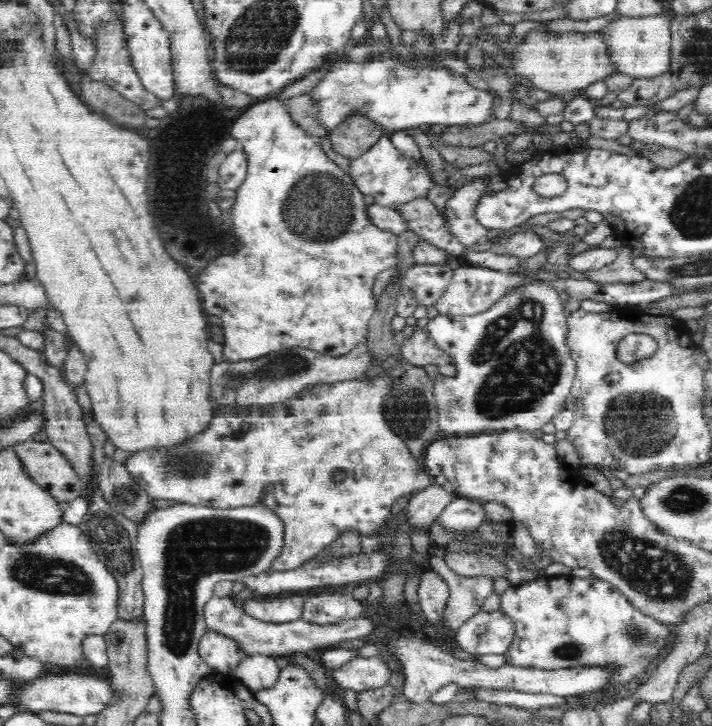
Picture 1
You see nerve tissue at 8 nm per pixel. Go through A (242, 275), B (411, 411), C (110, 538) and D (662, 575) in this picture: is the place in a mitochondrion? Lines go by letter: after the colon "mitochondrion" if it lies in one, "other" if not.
A: other
B: mitochondrion
C: mitochondrion
D: mitochondrion

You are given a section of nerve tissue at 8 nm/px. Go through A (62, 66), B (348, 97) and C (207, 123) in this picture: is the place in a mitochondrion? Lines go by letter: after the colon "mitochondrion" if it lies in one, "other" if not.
A: other
B: mitochondrion
C: mitochondrion

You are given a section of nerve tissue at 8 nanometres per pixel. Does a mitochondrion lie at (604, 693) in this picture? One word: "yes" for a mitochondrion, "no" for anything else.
no

